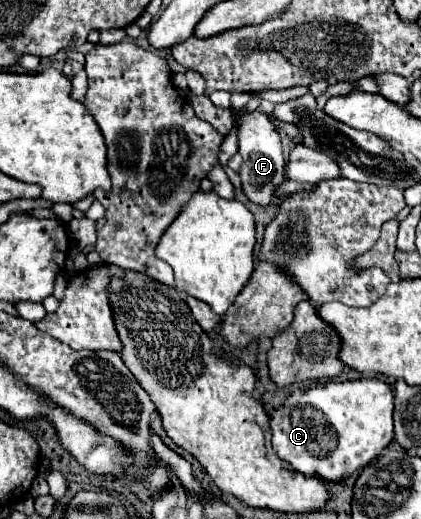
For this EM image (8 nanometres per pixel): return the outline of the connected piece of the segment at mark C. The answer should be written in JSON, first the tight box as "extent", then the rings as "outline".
{"extent":[269,378,393,482],"outline":[[[377,378],[327,382],[301,388],[291,392],[285,402],[271,414],[269,426],[275,454],[289,462],[297,472],[323,478],[323,482],[341,482],[367,466],[393,440],[393,390],[387,382]]]}

